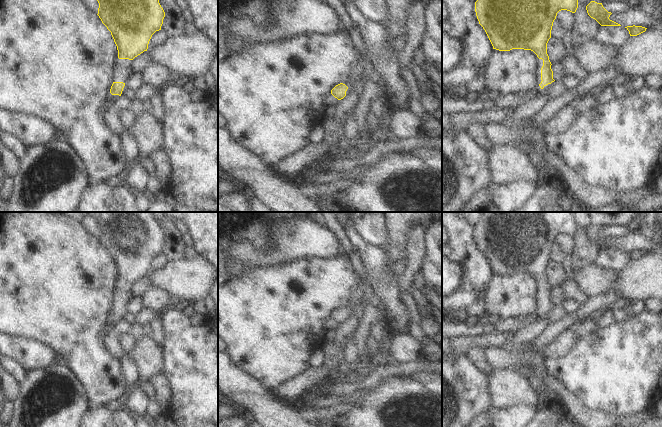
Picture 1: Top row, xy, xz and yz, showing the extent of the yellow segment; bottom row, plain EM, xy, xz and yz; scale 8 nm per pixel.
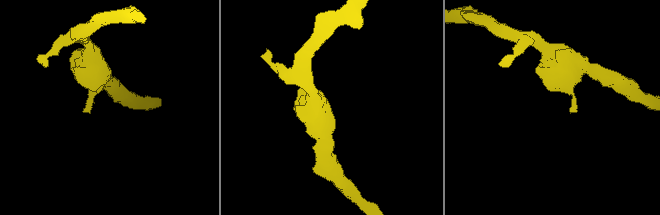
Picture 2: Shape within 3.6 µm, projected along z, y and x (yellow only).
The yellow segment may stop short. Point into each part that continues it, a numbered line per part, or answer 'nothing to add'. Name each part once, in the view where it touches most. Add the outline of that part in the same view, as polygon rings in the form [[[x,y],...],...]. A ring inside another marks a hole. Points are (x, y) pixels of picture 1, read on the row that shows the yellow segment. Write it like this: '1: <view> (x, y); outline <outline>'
1: yz (545, 90); outline [[[538,58],[538,67],[537,67],[537,80],[538,80],[538,84],[536,89],[538,91],[540,91],[543,95],[543,97],[548,97],[548,93],[549,93],[549,88],[551,84],[548,84],[546,86],[544,86],[543,89],[540,88],[539,84],[541,83],[541,68],[543,66],[543,60]]]

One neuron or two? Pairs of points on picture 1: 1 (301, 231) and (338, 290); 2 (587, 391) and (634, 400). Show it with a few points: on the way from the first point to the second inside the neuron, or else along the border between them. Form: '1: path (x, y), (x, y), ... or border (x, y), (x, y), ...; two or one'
1: border (338, 253), (329, 257), (304, 257), (294, 260); two
2: path (599, 391), (622, 391); one

